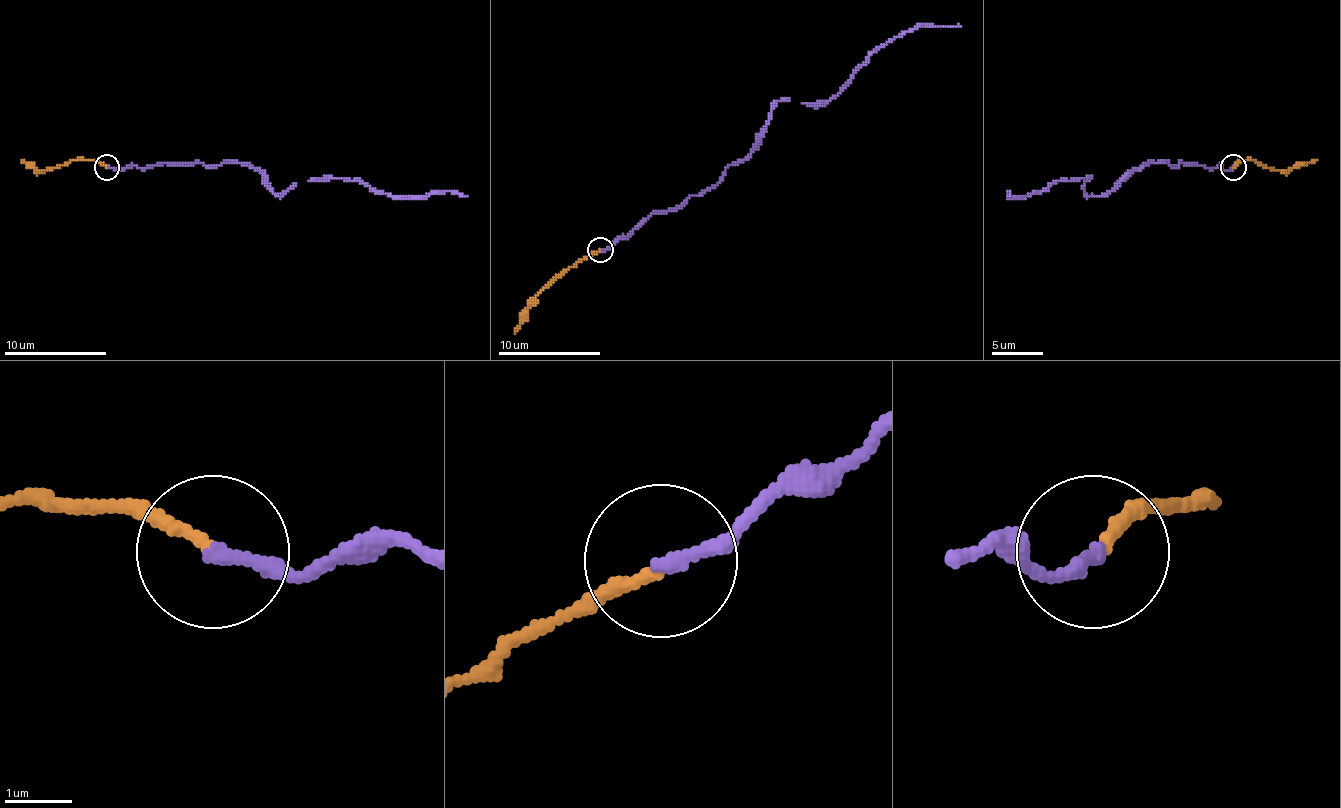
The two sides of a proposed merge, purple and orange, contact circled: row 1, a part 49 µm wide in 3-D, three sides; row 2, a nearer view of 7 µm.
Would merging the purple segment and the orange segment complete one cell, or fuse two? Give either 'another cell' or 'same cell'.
same cell

